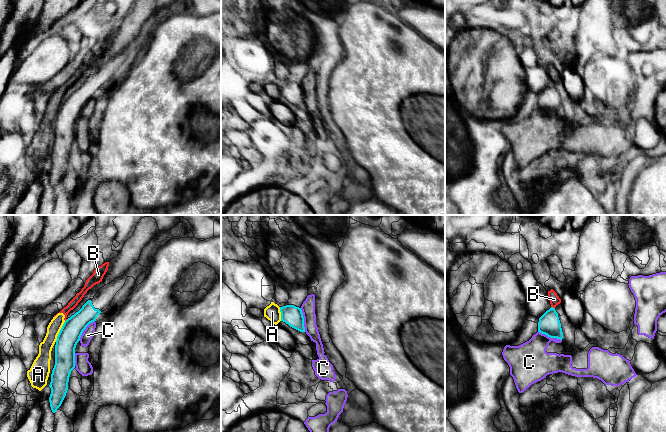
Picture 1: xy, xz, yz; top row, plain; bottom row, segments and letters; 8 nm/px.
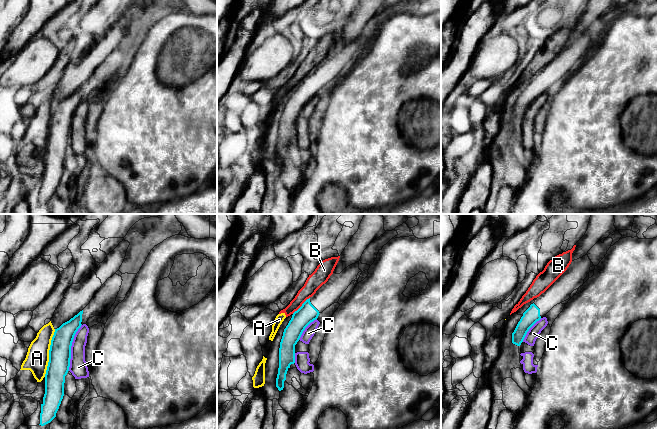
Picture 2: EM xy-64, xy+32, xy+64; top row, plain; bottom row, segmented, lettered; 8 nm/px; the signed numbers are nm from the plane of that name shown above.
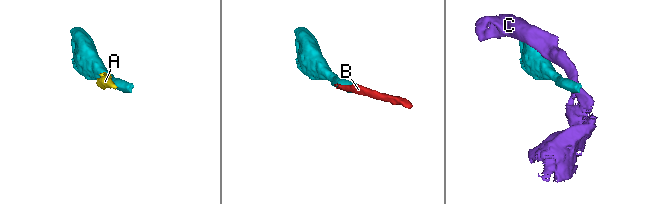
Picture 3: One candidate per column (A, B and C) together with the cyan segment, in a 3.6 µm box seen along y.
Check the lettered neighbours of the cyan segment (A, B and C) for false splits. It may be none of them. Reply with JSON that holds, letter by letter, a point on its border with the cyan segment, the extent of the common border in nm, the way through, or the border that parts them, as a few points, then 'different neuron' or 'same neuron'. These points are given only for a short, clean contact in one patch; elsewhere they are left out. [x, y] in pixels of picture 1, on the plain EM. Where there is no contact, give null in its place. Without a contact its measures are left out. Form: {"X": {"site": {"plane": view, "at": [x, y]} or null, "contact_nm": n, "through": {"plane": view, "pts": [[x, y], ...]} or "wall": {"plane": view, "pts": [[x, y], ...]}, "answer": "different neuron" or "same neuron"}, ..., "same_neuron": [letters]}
{"A": {"site": {"plane": "xy", "at": [60, 107]}, "contact_nm": 190, "answer": "different neuron"}, "B": {"site": {"plane": "yz", "at": [552, 83]}, "contact_nm": 40, "answer": "different neuron"}, "C": {"site": {"plane": "xz", "at": [303, 96]}, "contact_nm": 200, "wall": {"plane": "xz", "pts": [[300, 84], [303, 90], [305, 107]]}, "answer": "different neuron"}, "same_neuron": []}

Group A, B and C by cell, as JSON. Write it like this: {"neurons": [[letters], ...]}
{"neurons": [["A", "B"], ["C"]]}

